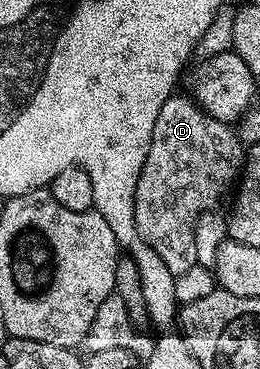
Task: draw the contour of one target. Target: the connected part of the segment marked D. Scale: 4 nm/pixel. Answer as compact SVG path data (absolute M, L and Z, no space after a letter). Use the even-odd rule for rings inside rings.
M175 93L160 108L160 116L156 116L156 124L152 128L148 156L136 184L136 228L142 239L160 256L160 260L168 264L168 272L175 276L198 265L194 235L196 220L204 212L217 207L214 205L225 196L230 185L230 189L235 185L244 166L244 146L237 133L227 123L216 120L202 109L193 97L183 94Z

